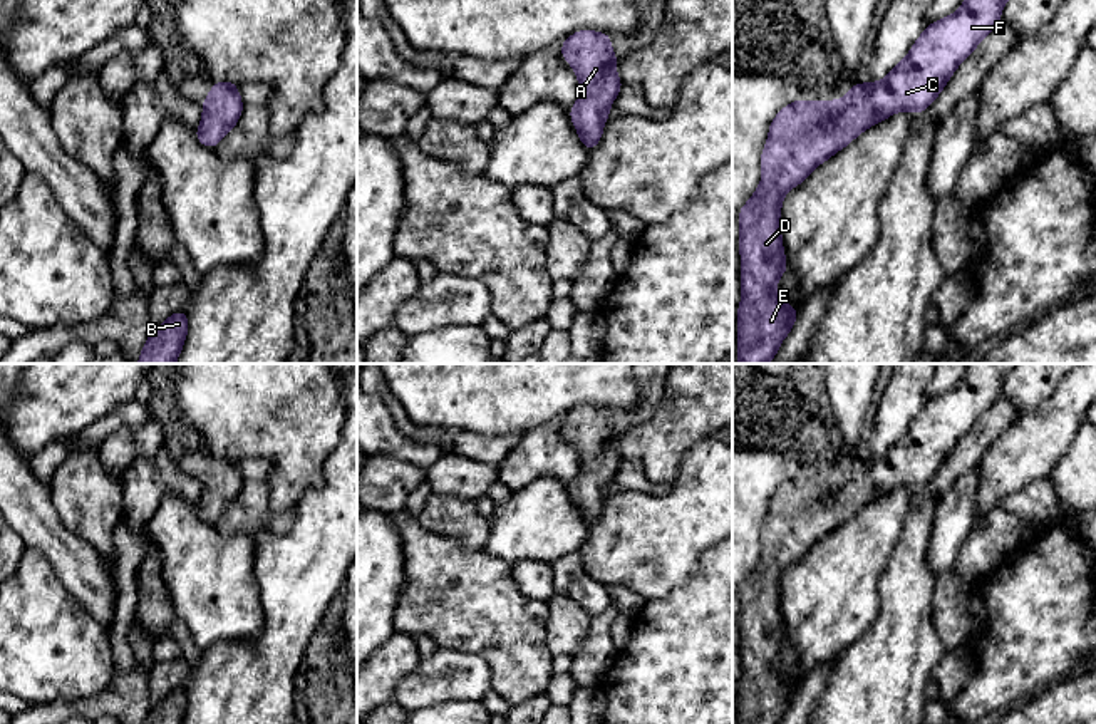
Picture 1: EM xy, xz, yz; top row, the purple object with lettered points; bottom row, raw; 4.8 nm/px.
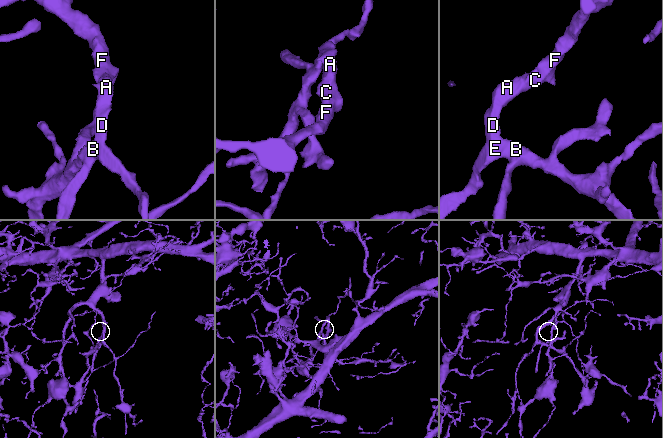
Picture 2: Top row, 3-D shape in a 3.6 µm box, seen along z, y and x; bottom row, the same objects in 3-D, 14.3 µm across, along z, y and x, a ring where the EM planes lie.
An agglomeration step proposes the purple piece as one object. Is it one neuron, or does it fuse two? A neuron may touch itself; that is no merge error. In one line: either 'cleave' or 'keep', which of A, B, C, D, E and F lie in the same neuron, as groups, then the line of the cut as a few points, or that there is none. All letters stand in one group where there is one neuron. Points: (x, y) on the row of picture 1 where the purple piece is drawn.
keep; A B C D E F; no cut

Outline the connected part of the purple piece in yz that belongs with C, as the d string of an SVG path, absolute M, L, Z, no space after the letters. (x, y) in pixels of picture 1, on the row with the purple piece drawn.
M965 0L960 8L928 23L908 55L880 82L858 84L838 101L794 101L783 107L769 126L761 154L761 184L739 211L739 250L742 300L737 308L737 364L768 364L794 325L799 308L791 308L774 290L788 270L781 240L781 201L808 174L848 146L860 132L898 111L923 112L947 85L950 75L999 25L1007 0Z

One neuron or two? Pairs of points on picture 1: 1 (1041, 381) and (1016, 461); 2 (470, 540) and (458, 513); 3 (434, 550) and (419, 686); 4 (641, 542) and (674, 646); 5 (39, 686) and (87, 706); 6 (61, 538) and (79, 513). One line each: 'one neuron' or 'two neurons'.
1: two neurons
2: one neuron
3: two neurons
4: two neurons
5: two neurons
6: two neurons

